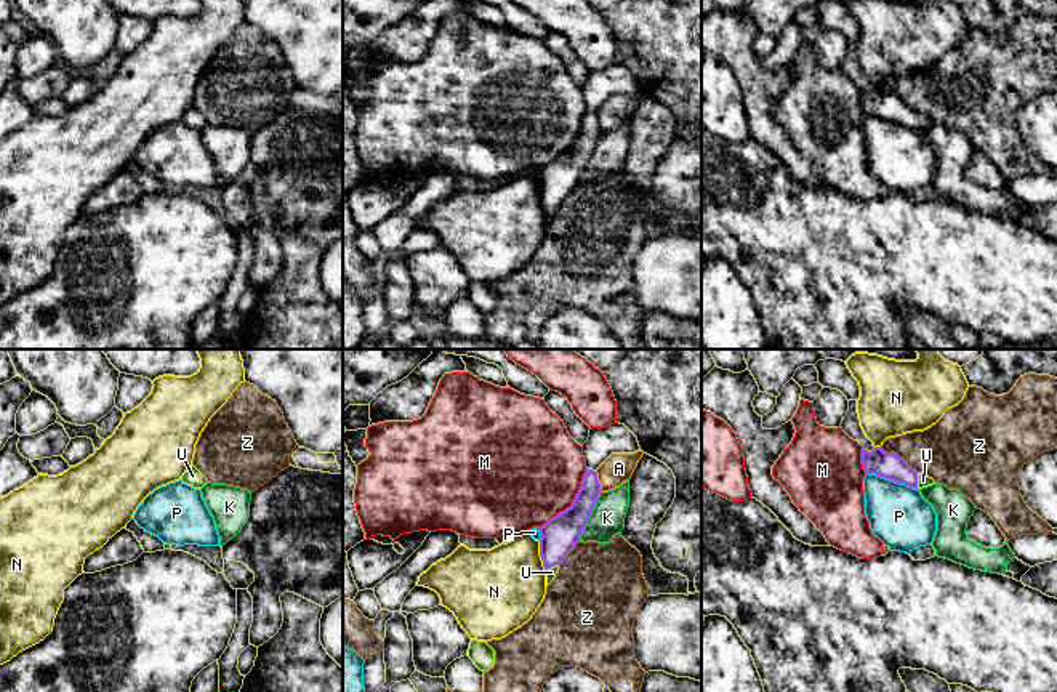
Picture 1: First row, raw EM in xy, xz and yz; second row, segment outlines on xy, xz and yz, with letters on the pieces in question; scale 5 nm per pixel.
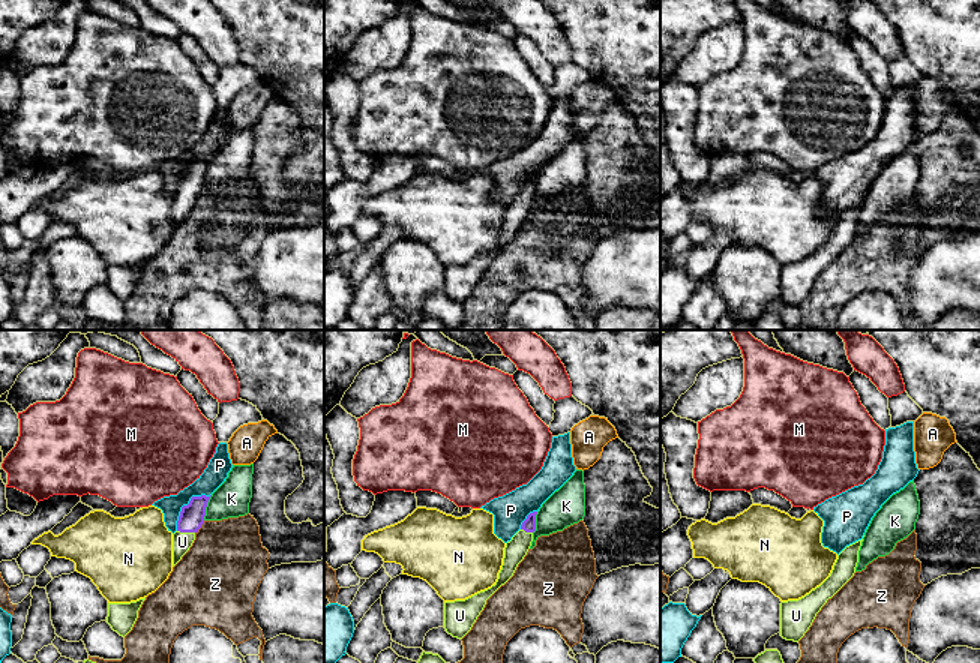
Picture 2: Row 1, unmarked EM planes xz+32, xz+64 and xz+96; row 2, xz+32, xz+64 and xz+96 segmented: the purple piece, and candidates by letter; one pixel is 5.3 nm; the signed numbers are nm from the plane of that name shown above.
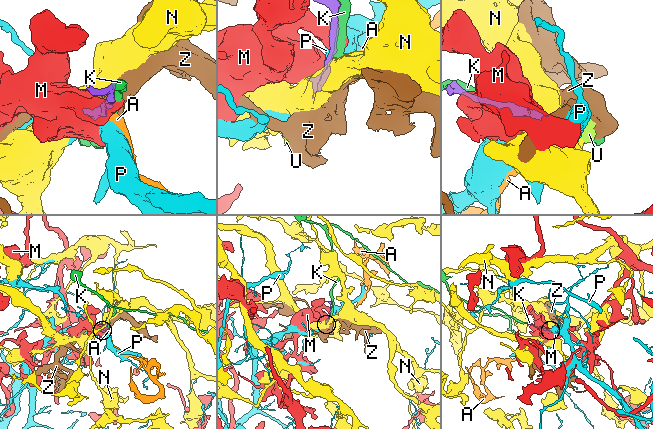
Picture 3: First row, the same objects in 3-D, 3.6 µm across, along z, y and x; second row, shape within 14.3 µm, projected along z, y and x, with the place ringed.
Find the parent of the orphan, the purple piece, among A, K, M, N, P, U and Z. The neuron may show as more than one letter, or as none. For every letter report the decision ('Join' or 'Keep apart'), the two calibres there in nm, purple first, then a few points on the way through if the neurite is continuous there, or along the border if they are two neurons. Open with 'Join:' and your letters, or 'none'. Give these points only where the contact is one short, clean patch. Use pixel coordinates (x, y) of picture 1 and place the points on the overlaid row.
Join: U
A: Keep apart. Thickness 140 nm (purple) against 150 nm. Boundary: xz (594, 471), (602, 490)
K: Keep apart. Thickness 190 nm (purple) against 170 nm
M: Keep apart. Thickness 190 nm (purple) against 480 nm
N: Keep apart. Thickness 190 nm (purple) against 400 nm. Boundary: xz (538, 542), (538, 555), (545, 572)
P: Keep apart. Thickness 130 nm (purple) against 300 nm
U: Join. Thickness 130 nm (purple) against 60 nm. Path across: yz (891, 466), (916, 481), (923, 481)
Z: Keep apart. Thickness 130 nm (purple) against 300 nm

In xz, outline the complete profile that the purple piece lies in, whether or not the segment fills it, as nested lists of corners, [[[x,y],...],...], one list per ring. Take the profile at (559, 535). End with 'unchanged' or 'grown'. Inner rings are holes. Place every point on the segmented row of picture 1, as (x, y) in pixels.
[[[586,468],[586,473],[581,481],[581,487],[572,503],[570,508],[559,513],[556,517],[549,519],[541,527],[533,527],[540,532],[540,556],[543,561],[543,567],[546,572],[546,586],[554,580],[559,565],[567,557],[567,554],[575,548],[575,545],[580,541],[580,535],[586,527],[586,522],[596,506],[596,501],[599,495],[602,493],[601,484],[597,481],[597,473]]] | grown

